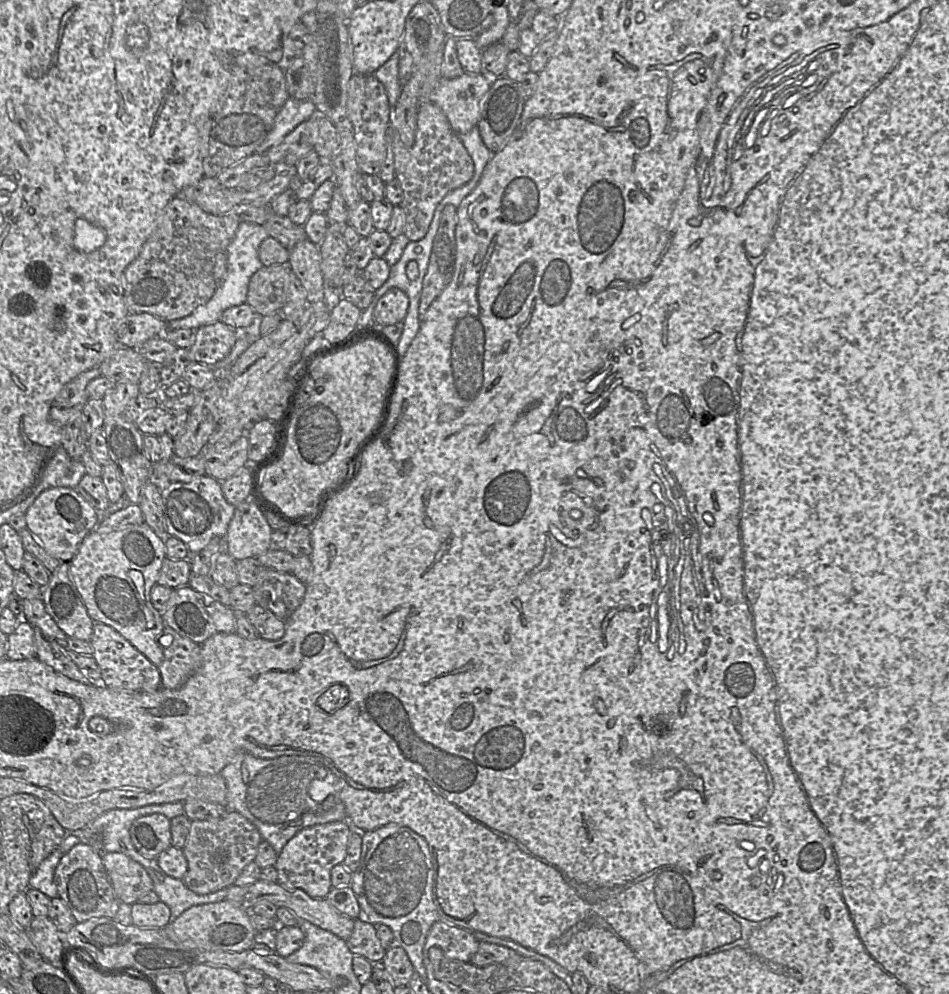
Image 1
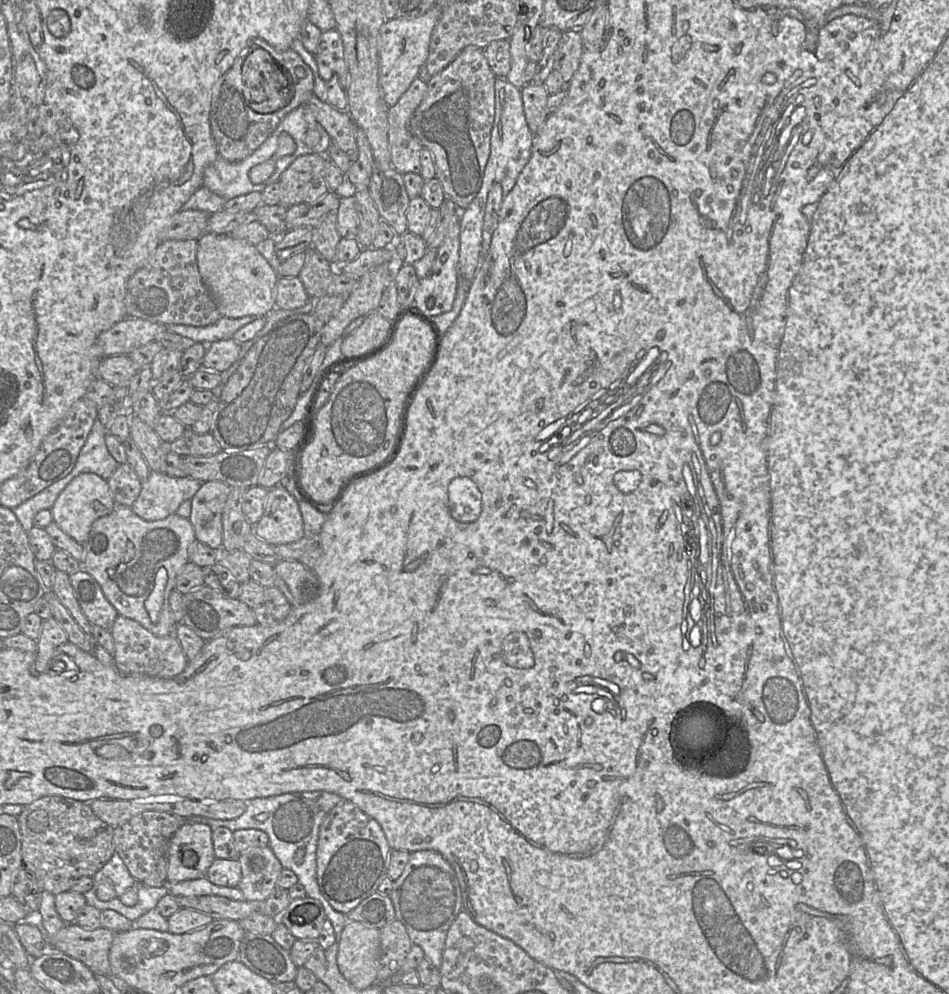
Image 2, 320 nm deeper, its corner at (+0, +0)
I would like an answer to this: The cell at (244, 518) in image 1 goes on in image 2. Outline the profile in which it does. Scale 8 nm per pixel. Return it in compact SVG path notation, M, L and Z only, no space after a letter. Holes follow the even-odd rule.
M278 485L268 490L263 515L253 532L270 545L290 544L304 537L299 504L285 488Z

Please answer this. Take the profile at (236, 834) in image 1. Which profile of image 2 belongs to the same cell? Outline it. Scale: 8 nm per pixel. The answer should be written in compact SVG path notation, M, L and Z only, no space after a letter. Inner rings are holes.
M269 846L250 847L237 861L242 877L237 886L248 901L264 901L277 886L283 866Z

